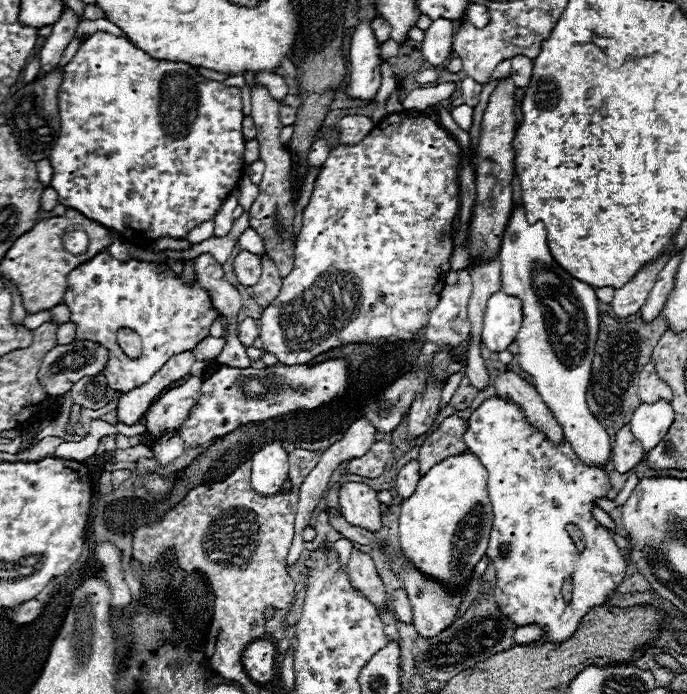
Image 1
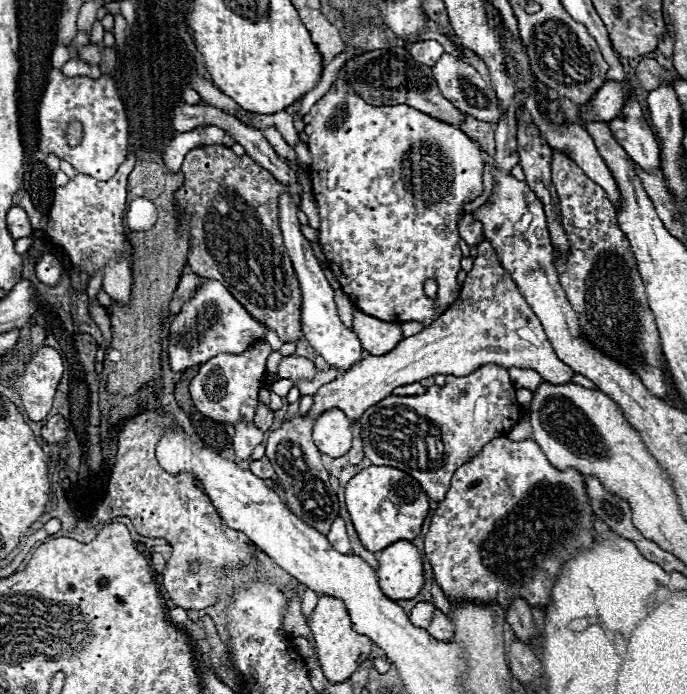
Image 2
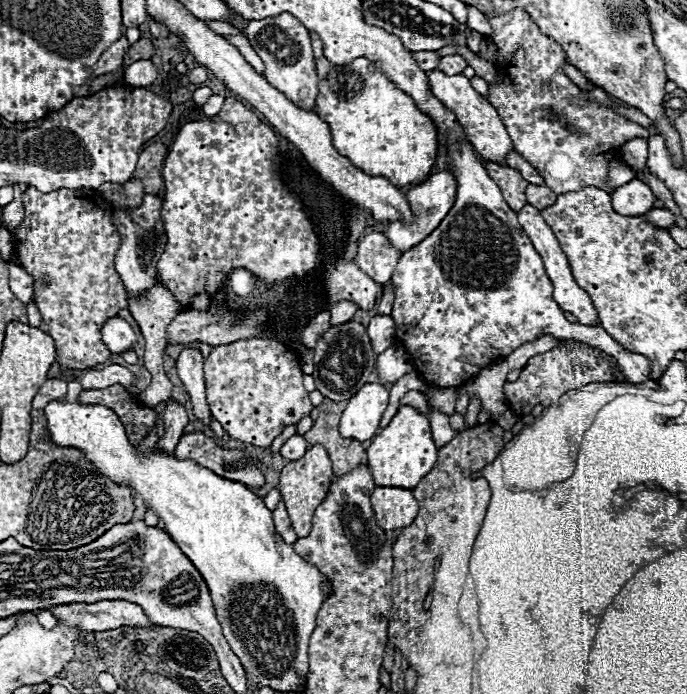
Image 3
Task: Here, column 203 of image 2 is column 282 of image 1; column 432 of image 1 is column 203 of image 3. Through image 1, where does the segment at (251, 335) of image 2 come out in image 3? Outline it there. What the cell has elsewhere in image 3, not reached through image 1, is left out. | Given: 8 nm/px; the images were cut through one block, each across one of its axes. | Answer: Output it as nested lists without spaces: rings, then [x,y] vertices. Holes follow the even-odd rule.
[[[226,98],[222,110],[214,118],[188,122],[182,126],[174,144],[166,156],[162,176],[164,176],[164,206],[162,220],[166,228],[166,250],[158,260],[158,280],[166,286],[184,306],[184,310],[196,308],[204,310],[214,294],[224,288],[226,274],[236,268],[246,268],[264,282],[284,282],[290,276],[306,276],[316,272],[324,280],[324,290],[328,304],[340,300],[352,300],[360,310],[370,310],[376,300],[384,294],[384,284],[368,278],[354,260],[346,262],[338,258],[328,262],[318,248],[316,232],[302,210],[300,200],[288,192],[278,176],[278,136],[272,126],[264,124],[254,112],[234,98]]]

